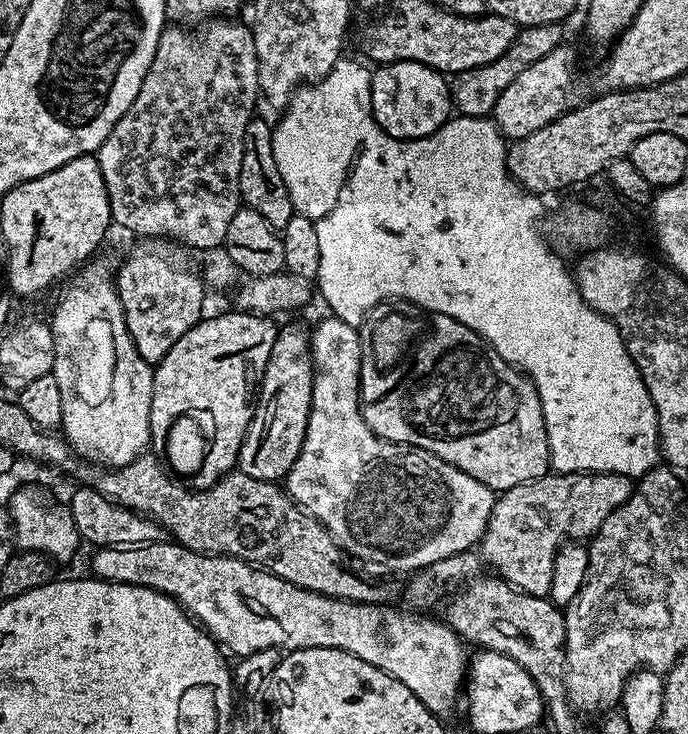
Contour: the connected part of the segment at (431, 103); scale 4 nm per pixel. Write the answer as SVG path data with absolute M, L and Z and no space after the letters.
M395 60L393 64L386 64L377 67L372 72L372 117L378 122L378 126L386 133L399 140L417 140L423 136L434 134L449 120L450 118L450 84L447 79L436 69L420 64L416 60Z

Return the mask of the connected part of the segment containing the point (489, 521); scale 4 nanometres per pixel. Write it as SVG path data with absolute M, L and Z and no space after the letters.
M558 472L526 482L522 486L507 488L492 501L492 510L486 517L482 535L478 540L480 556L493 568L495 575L504 584L525 592L528 596L547 597L550 592L550 576L540 569L540 536L547 534L551 528L568 528L571 524L585 524L591 530L599 529L600 523L608 517L609 512L624 504L634 491L633 481L625 475L606 472Z

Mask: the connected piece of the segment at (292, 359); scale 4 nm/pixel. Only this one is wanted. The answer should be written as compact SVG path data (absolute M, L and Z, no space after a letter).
M284 325L277 331L270 359L255 399L254 416L239 452L239 471L250 478L272 483L287 477L301 453L309 412L312 409L313 378L311 337L300 326Z

